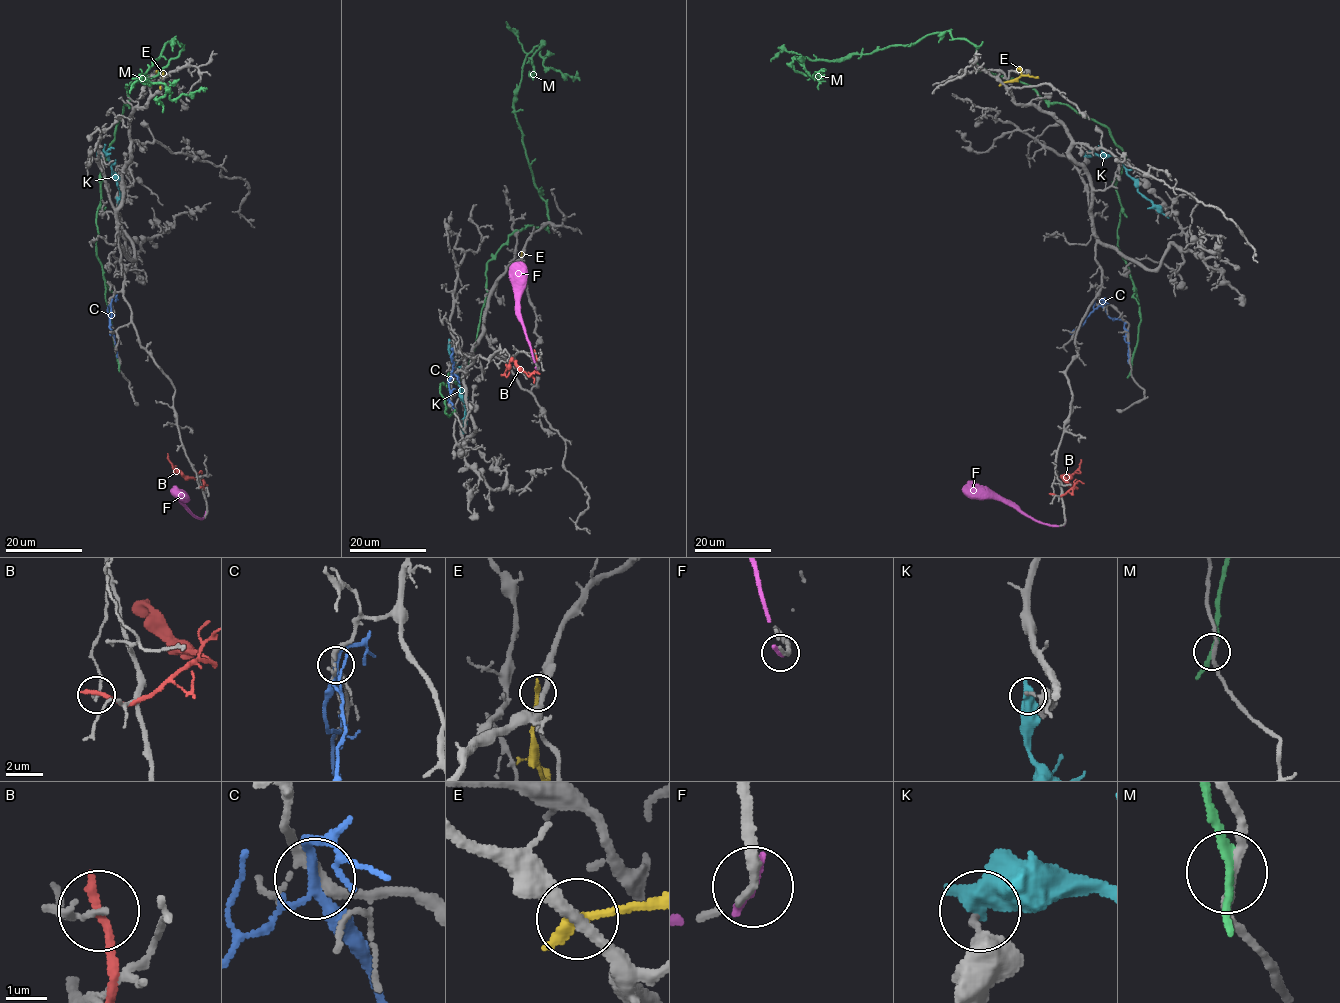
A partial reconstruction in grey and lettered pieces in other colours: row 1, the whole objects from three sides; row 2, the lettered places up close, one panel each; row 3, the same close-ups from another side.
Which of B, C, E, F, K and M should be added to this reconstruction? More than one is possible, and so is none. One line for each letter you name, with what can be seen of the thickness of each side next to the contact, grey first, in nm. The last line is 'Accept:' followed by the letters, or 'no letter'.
Accept: no letter

